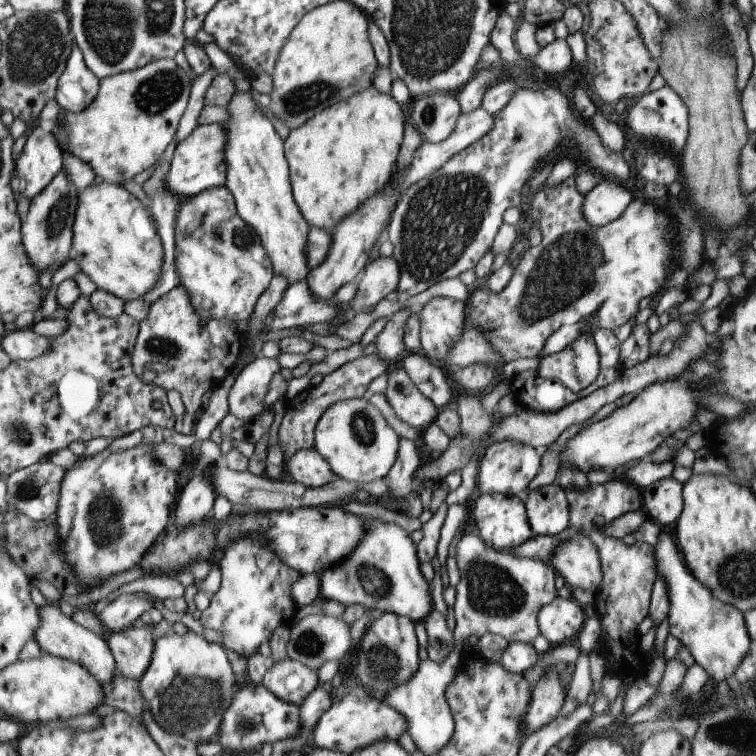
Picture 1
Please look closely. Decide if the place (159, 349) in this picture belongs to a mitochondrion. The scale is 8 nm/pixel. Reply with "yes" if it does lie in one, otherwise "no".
yes

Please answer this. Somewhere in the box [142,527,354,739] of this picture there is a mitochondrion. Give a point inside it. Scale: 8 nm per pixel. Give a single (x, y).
(191, 699)

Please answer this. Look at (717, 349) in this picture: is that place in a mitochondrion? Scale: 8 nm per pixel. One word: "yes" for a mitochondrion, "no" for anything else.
no

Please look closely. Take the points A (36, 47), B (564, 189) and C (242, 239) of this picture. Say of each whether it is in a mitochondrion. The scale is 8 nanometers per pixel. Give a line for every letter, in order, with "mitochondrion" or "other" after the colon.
A: mitochondrion
B: other
C: mitochondrion

